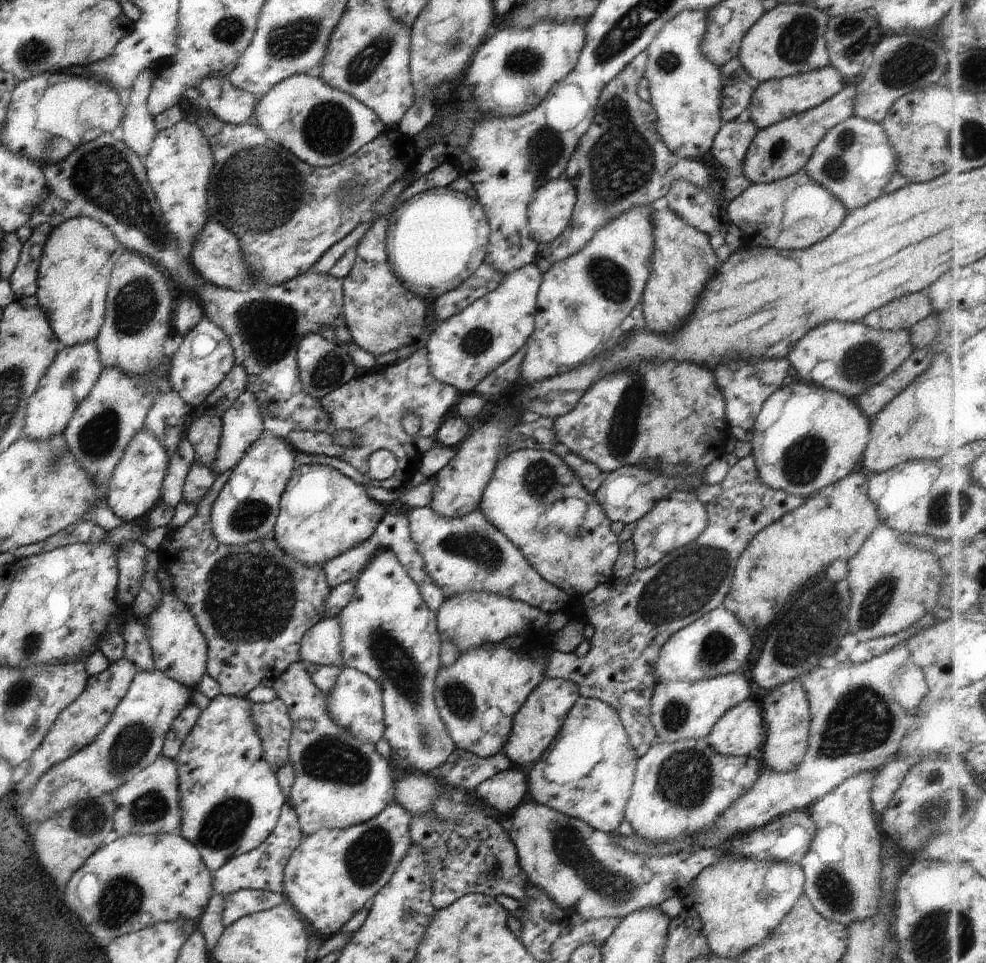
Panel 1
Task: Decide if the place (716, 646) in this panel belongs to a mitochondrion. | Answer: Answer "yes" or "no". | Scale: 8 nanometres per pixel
yes

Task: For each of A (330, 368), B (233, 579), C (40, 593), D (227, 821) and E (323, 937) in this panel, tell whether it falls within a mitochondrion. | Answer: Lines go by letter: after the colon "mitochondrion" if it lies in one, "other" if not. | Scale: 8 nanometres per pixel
A: mitochondrion
B: mitochondrion
C: other
D: mitochondrion
E: other

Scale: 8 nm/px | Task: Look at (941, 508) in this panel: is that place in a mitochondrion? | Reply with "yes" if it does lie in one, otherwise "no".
yes

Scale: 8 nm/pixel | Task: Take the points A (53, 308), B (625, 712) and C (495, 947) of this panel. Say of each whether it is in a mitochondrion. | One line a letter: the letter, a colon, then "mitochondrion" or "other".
A: other
B: other
C: other

